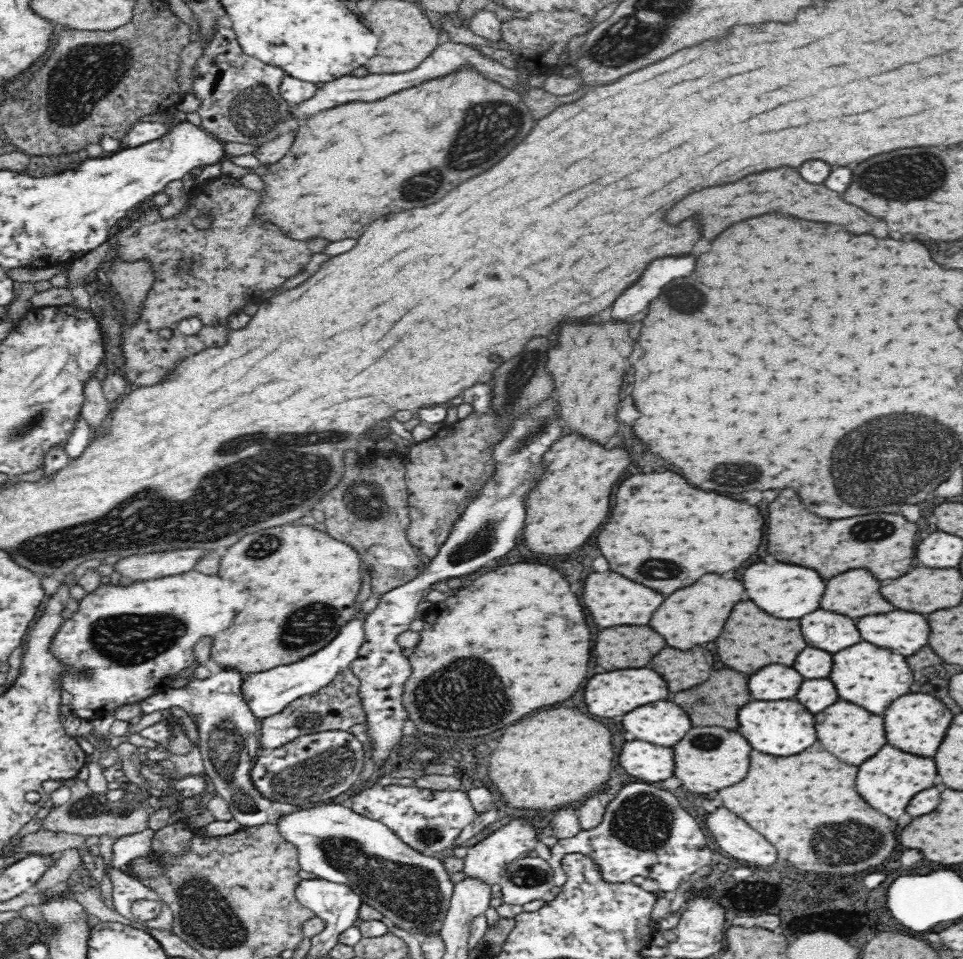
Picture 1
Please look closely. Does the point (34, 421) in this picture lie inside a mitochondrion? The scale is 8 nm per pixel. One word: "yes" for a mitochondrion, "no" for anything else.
yes

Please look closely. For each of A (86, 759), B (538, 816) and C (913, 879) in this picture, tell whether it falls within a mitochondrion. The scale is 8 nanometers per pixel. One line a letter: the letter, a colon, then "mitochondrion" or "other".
A: other
B: other
C: other

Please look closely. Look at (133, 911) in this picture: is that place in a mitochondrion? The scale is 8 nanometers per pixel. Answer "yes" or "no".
no

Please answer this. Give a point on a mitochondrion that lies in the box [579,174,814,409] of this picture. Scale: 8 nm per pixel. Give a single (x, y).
(684, 298)

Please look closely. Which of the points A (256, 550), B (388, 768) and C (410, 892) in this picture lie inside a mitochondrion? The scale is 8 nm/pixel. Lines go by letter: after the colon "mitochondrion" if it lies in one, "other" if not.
A: mitochondrion
B: other
C: mitochondrion

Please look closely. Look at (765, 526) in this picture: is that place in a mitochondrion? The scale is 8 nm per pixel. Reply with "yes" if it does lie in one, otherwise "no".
no

